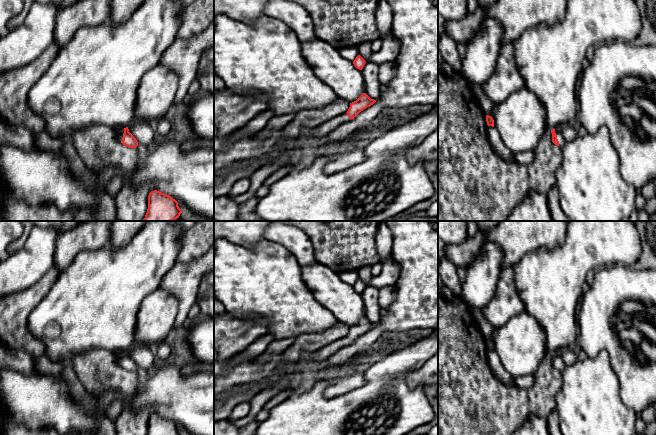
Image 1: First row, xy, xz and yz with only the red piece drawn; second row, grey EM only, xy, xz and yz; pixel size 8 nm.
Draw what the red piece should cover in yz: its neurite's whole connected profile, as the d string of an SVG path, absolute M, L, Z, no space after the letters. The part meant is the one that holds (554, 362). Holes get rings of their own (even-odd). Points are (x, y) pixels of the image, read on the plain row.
M556 351L555 353L551 354L552 357L552 366L559 370L560 372L563 372L563 370L566 368L566 365L564 364L561 356L560 351Z

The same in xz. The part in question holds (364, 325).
M363 317L356 325L350 327L350 331L346 337L330 343L329 345L318 349L313 353L315 361L328 359L331 355L356 341L361 335L370 331L376 326L371 323L366 317Z

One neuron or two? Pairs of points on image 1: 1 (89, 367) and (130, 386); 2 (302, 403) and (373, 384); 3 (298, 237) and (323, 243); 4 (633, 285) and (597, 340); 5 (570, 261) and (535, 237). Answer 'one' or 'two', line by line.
1: one
2: one
3: two
4: one
5: two

